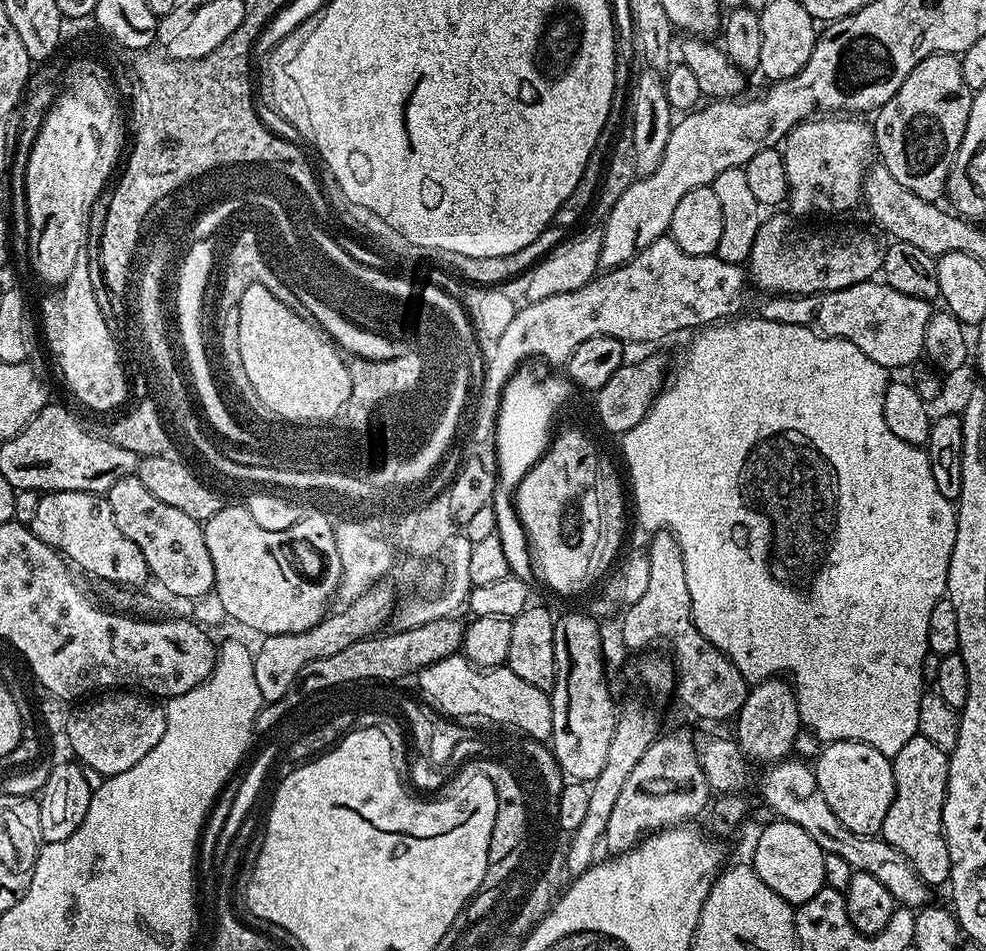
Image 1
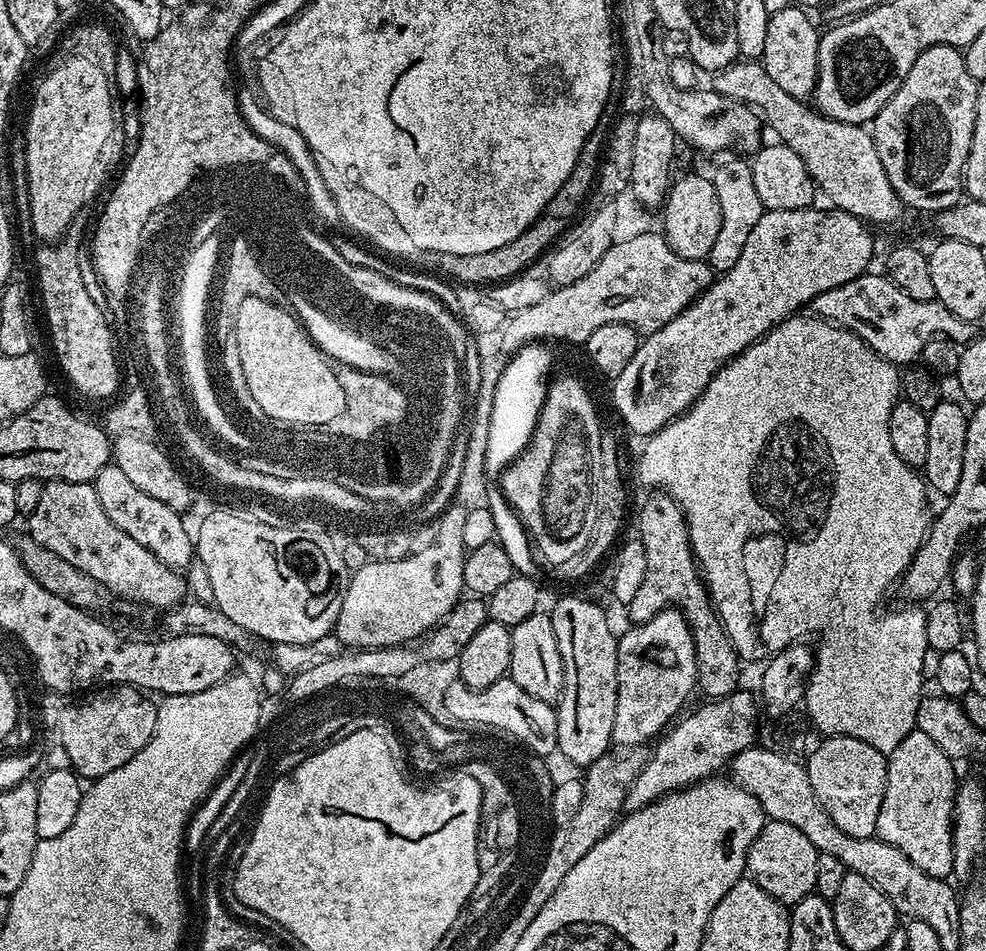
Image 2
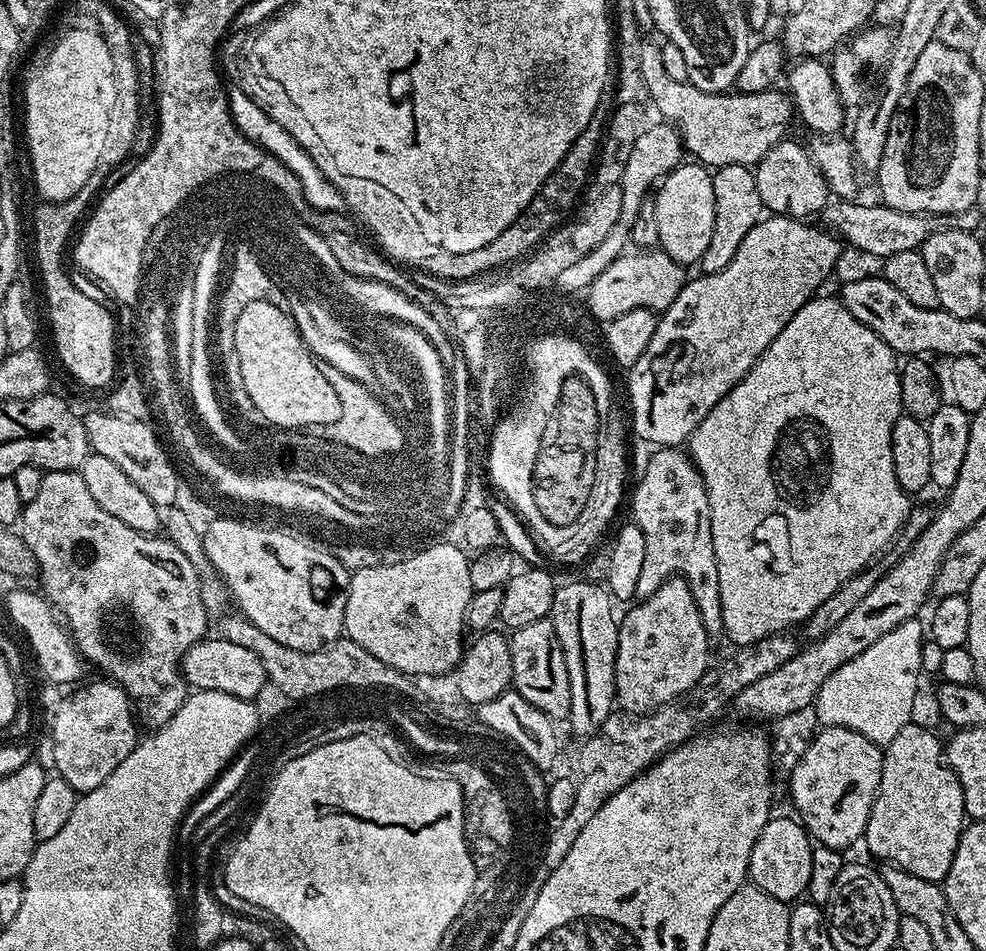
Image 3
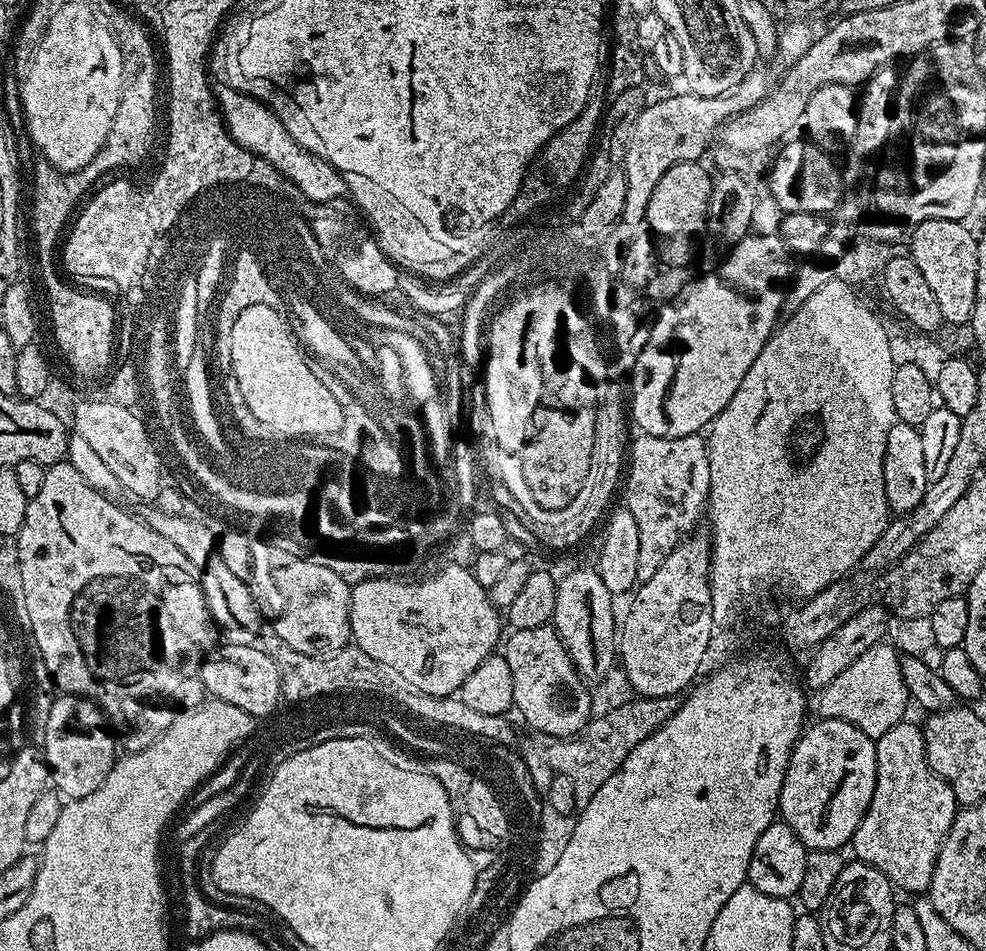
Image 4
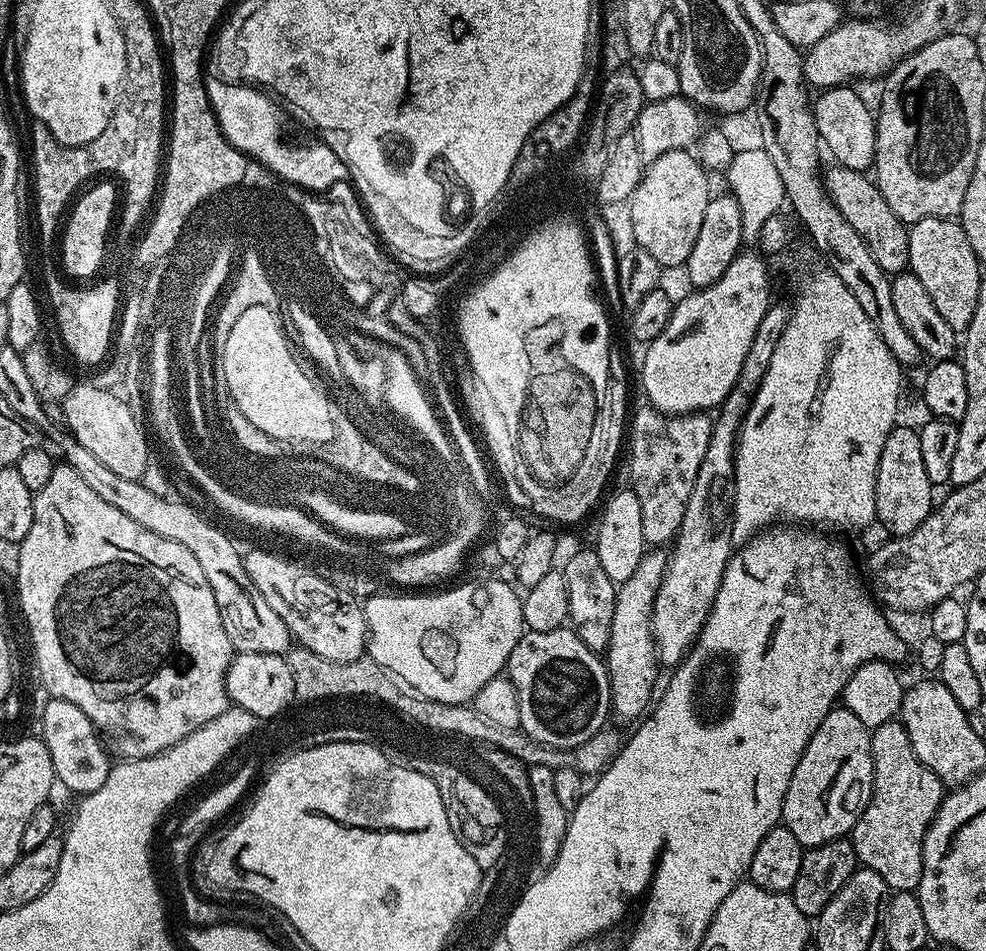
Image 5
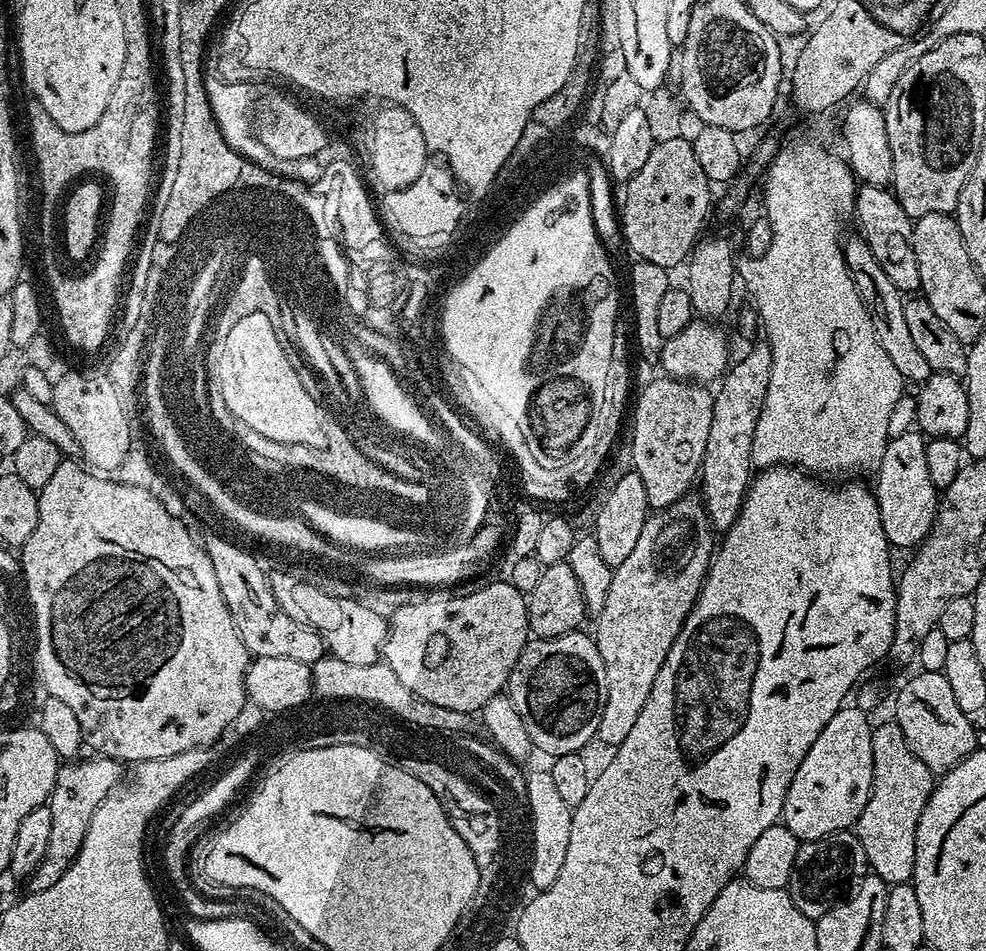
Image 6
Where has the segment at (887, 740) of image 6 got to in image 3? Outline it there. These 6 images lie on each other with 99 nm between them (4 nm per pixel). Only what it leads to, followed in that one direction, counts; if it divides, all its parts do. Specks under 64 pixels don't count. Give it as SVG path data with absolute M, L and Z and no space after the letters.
M919 722L902 726L897 736L883 745L882 774L874 806L870 810L870 818L866 822L866 830L862 837L862 844L868 847L869 854L877 856L880 862L892 864L895 868L901 868L935 884L940 884L946 878L950 862L954 862L960 833L966 827L962 786L944 758L944 749L942 740L930 729L923 728Z

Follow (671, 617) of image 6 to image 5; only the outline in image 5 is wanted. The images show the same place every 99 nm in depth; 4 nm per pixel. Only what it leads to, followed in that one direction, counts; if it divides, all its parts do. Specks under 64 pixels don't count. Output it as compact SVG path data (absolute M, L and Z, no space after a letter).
M664 550L645 551L642 562L638 562L638 570L626 581L619 585L616 593L616 605L614 606L614 622L610 622L610 638L606 649L606 667L608 669L608 681L610 682L610 698L612 699L611 715L616 716L622 723L628 724L639 721L649 711L654 700L656 688L656 643L652 641L652 607L654 598L658 594L658 586L662 586L664 571L668 568L669 553Z

